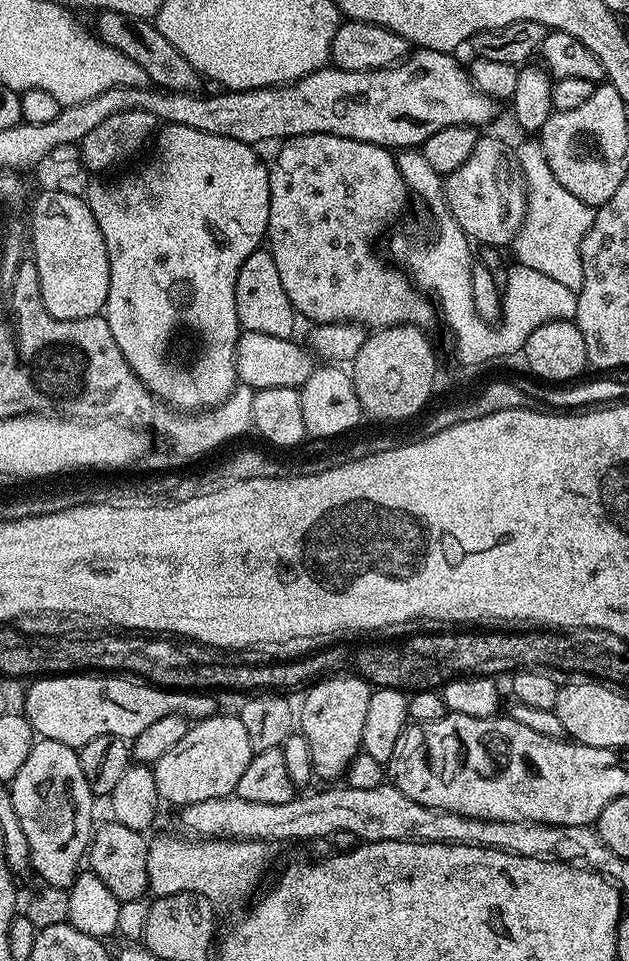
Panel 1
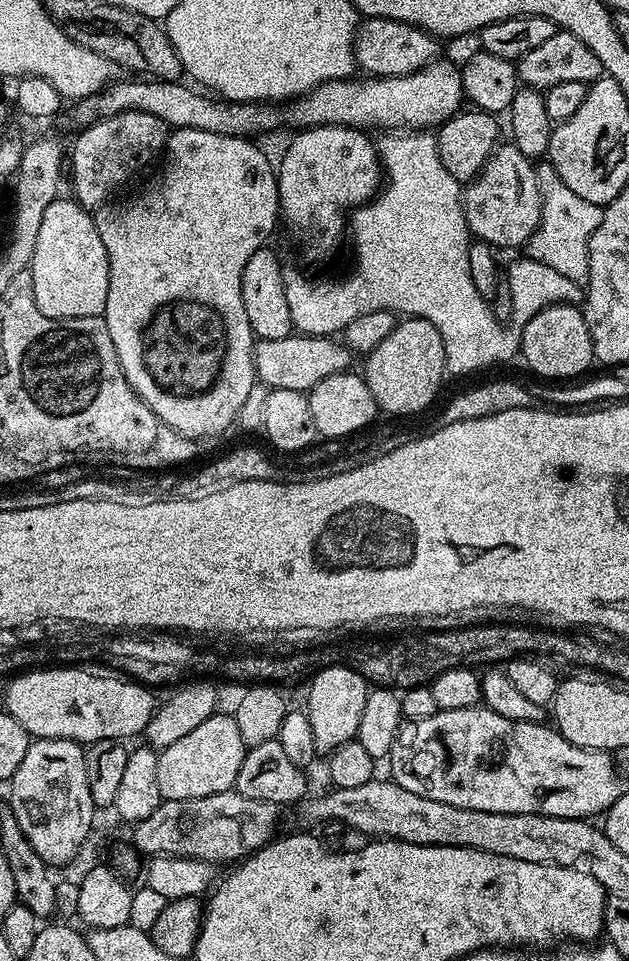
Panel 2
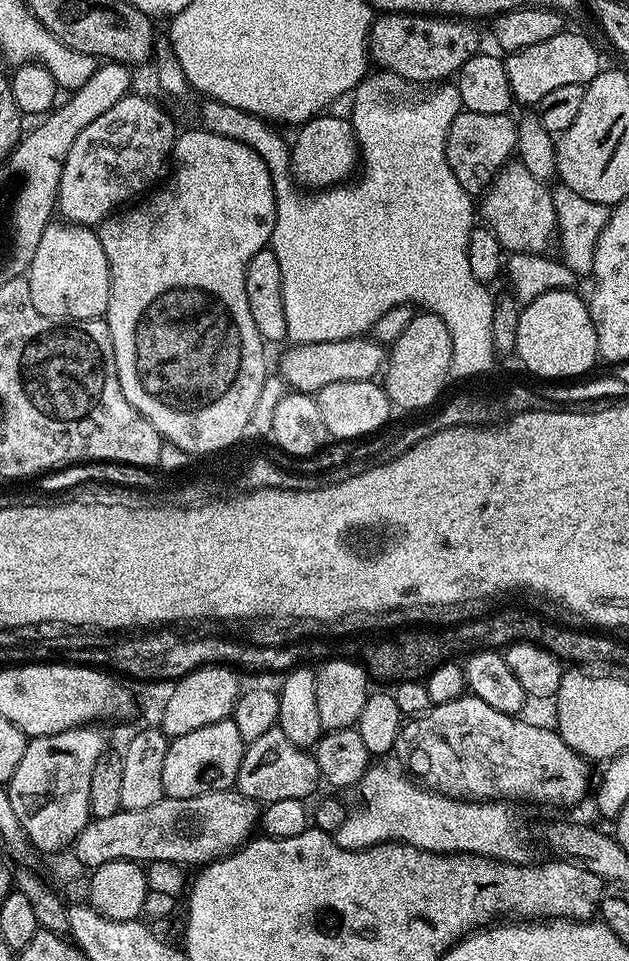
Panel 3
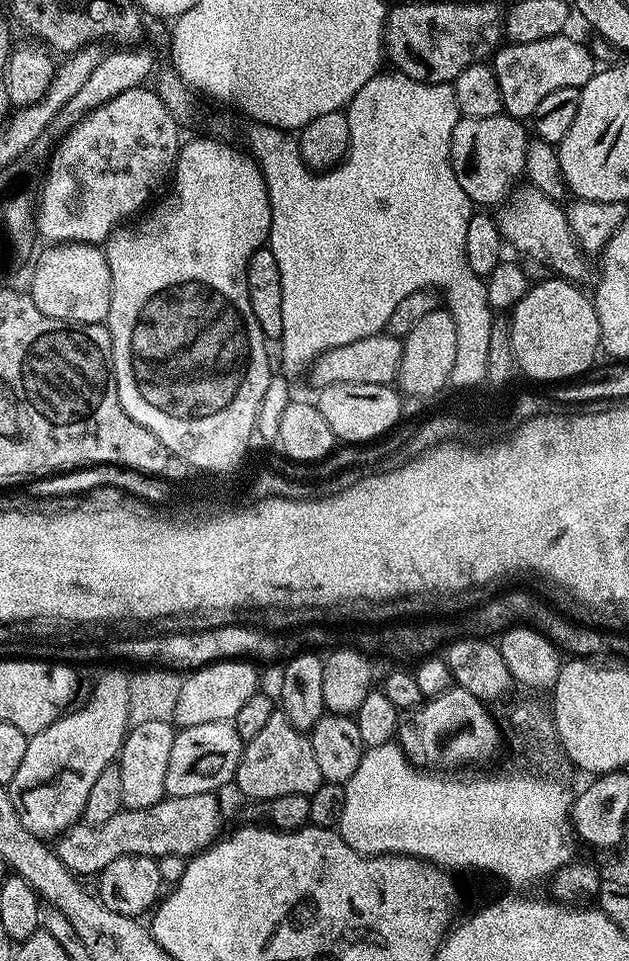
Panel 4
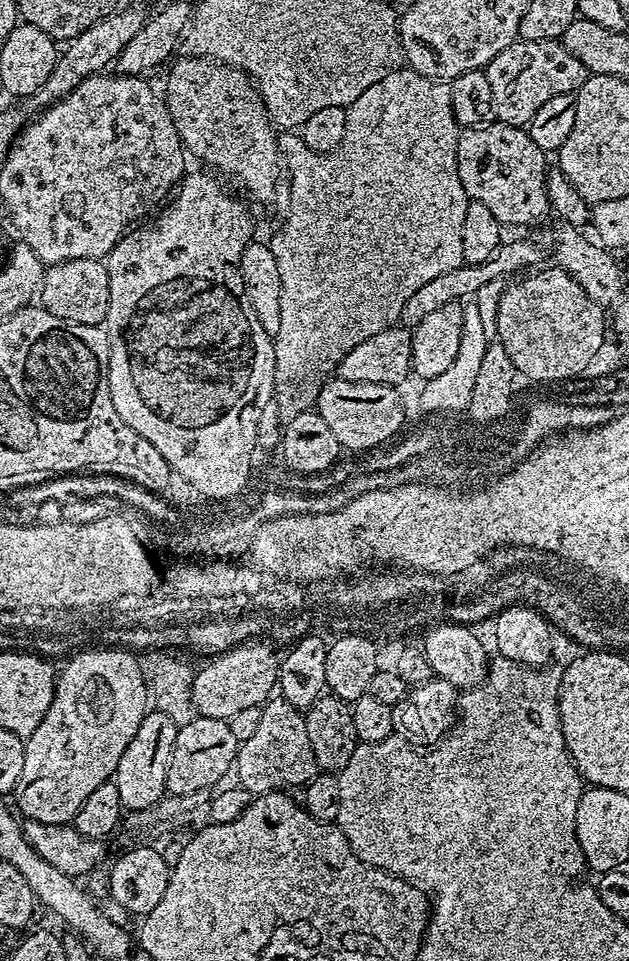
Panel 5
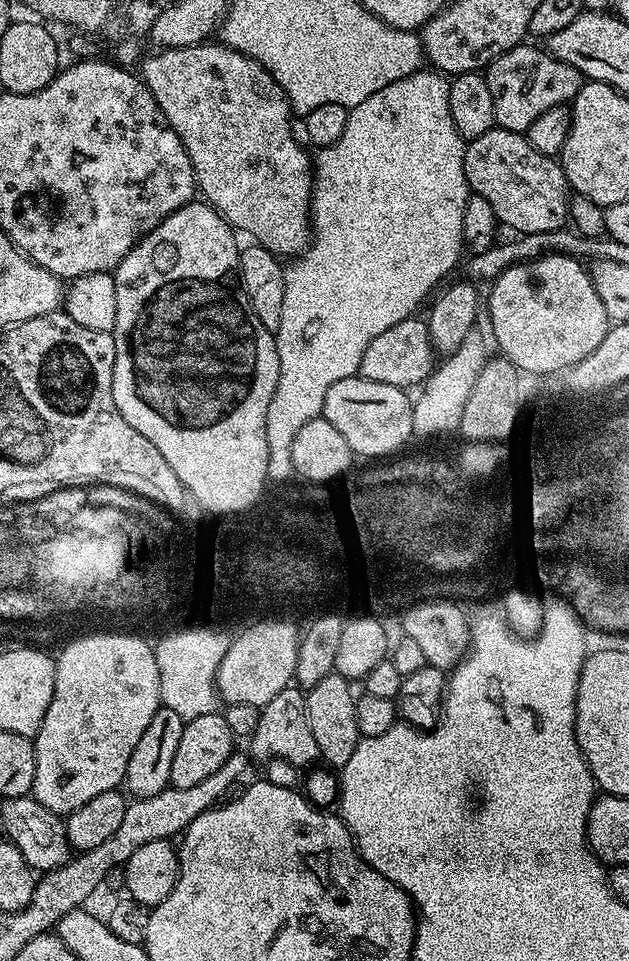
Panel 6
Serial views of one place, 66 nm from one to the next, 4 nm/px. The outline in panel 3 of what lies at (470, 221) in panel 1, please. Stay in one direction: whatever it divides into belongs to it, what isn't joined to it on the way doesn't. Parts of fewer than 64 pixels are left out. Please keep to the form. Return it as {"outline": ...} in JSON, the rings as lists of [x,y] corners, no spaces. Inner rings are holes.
{"outline":[[[509,162],[496,177],[492,187],[483,193],[482,199],[478,204],[478,212],[484,215],[483,223],[492,229],[494,238],[498,238],[500,247],[505,253],[511,254],[516,252],[533,252],[547,253],[548,247],[553,247],[554,241],[558,236],[556,227],[556,211],[554,210],[554,202],[552,201],[552,192],[546,190],[545,185],[538,178],[534,178],[534,174],[530,174],[530,170],[526,170],[526,166],[522,166],[518,162]]]}

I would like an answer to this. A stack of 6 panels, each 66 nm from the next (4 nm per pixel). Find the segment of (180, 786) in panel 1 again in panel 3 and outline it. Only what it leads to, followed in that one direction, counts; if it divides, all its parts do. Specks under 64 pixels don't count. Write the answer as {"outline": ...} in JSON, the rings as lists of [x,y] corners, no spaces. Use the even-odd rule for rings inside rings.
{"outline":[[[230,718],[175,737],[166,750],[166,762],[162,762],[165,797],[194,798],[198,794],[231,789],[236,783],[238,766],[244,757],[245,747],[242,734],[238,734],[238,726],[234,726]]]}

